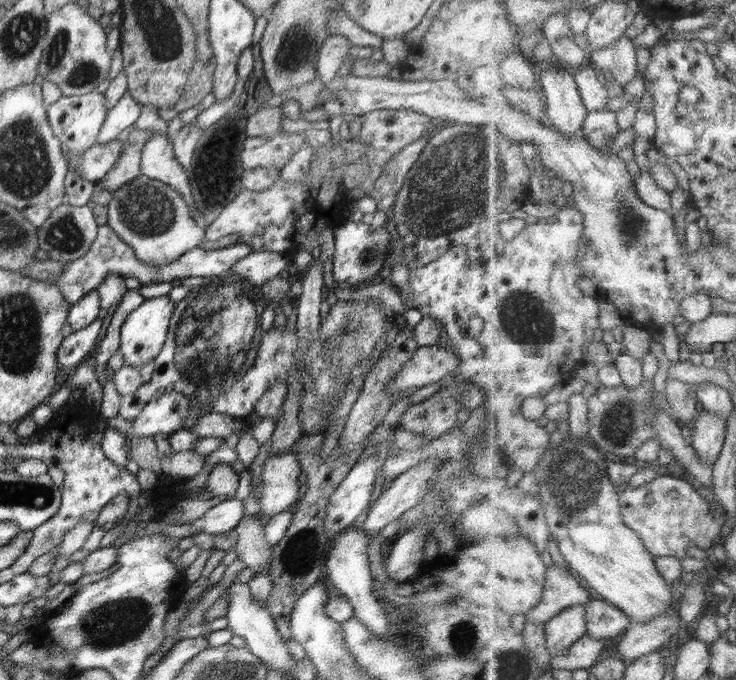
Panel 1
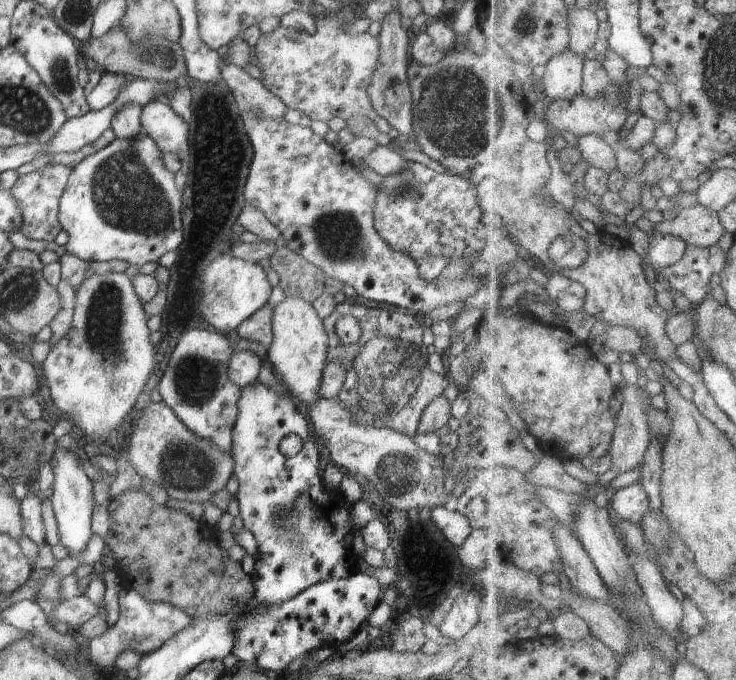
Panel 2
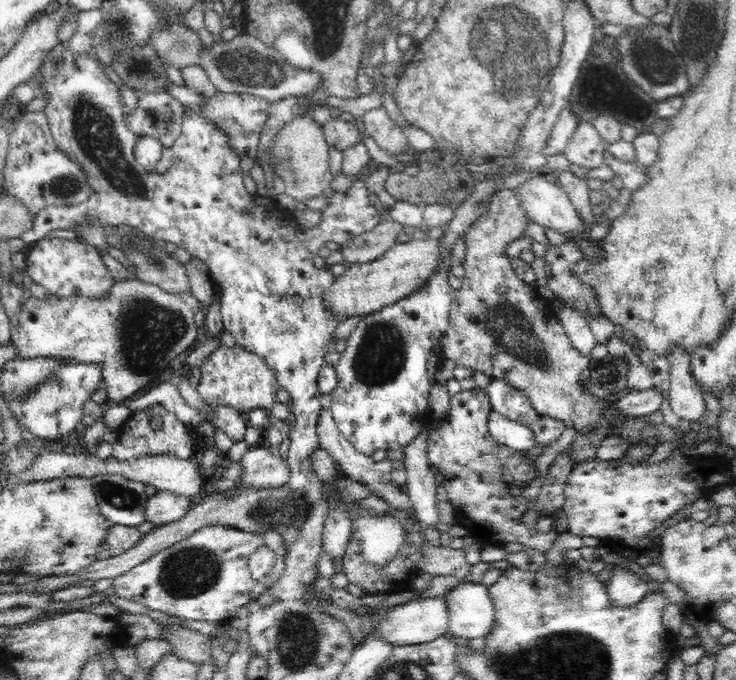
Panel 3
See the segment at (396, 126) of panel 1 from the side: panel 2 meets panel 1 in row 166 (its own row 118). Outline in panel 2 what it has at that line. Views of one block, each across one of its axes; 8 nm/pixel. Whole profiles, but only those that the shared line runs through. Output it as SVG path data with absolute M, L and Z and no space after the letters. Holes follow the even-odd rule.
M325 10L314 17L316 32L310 34L295 27L277 27L269 33L262 33L259 41L253 46L254 64L261 70L263 85L282 100L288 109L294 109L306 114L311 120L328 122L332 118L342 118L348 121L356 116L369 118L374 122L379 132L388 133L391 126L387 120L376 114L367 93L367 86L377 65L379 55L379 39L369 33L347 33L344 26L348 24L341 12Z

